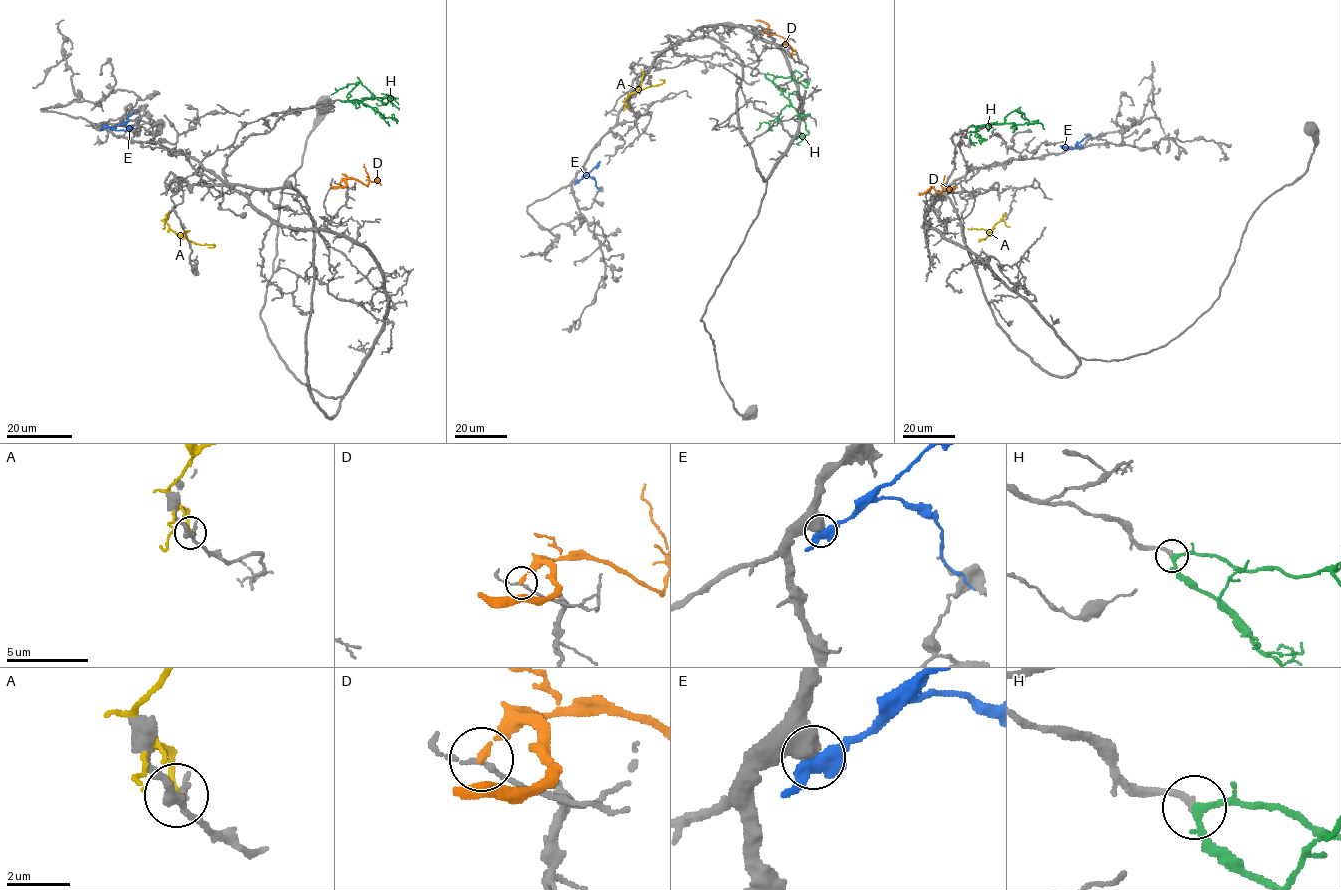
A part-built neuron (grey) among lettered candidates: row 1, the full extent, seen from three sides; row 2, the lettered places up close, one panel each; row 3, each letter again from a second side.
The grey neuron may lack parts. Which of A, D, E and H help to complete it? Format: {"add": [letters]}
{"add": ["H"]}

